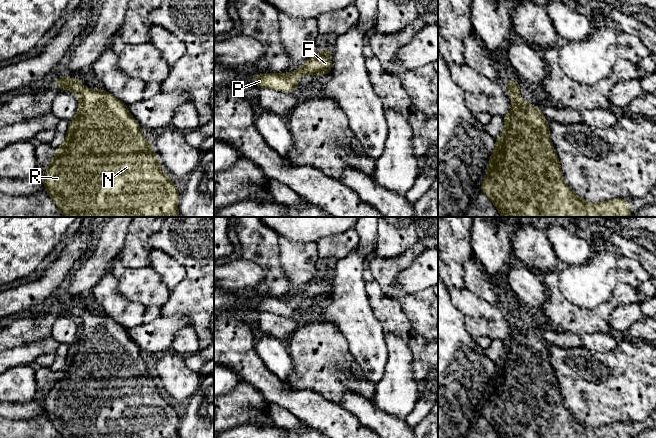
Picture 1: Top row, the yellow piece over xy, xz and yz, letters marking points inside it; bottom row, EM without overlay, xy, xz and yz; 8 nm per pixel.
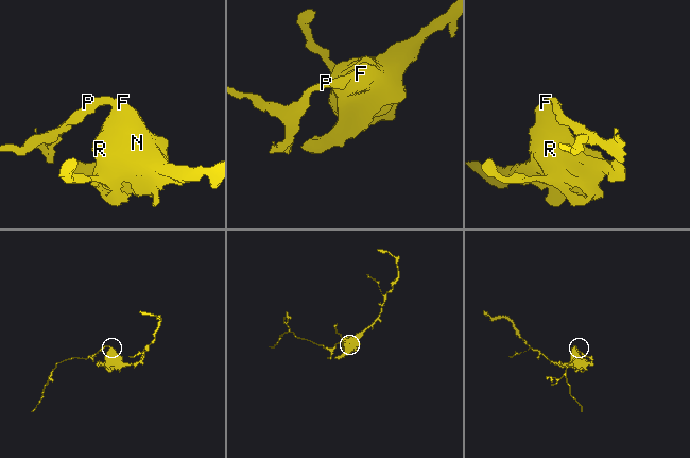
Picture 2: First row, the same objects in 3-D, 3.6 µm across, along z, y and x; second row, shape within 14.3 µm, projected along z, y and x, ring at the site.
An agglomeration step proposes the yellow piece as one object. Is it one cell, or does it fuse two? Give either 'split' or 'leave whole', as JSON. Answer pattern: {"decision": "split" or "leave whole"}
{"decision": "leave whole"}

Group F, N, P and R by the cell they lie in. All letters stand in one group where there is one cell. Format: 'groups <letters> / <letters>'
groups F N P R

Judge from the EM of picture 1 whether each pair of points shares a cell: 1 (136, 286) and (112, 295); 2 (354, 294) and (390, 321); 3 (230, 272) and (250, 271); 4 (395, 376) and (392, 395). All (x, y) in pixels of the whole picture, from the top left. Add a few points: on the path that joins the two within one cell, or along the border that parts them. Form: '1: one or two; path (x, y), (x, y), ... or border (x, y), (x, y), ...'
1: two; border (109, 270), (117, 280), (117, 290), (139, 303)
2: two; border (369, 301), (382, 330)
3: one; path (235, 272), (245, 272)
4: one; path (395, 381), (395, 390)

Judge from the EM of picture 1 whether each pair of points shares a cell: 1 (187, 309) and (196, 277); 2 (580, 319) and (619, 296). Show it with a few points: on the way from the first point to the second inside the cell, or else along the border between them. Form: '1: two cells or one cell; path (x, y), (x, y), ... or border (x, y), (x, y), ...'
1: one cell; path (189, 301), (194, 296), (194, 285)
2: one cell; path (590, 319), (596, 319), (609, 306)

